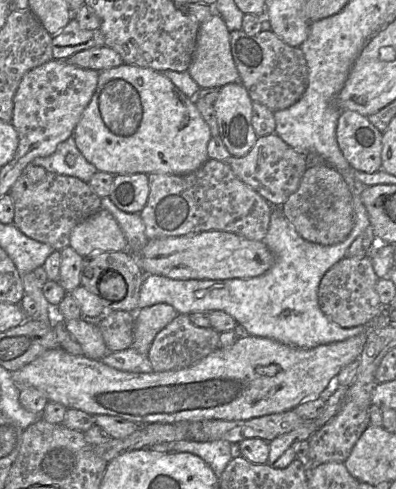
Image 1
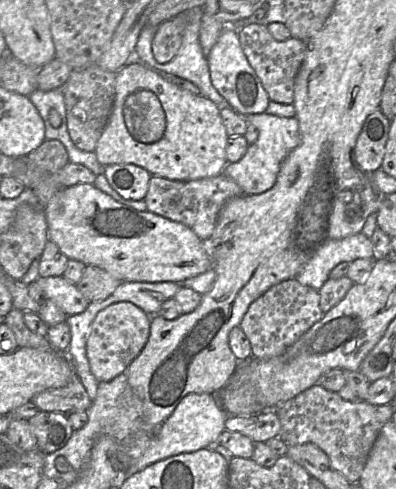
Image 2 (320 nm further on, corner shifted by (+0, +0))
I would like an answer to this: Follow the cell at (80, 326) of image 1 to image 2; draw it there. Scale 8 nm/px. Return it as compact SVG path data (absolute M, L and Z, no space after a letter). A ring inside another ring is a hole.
M130 302L113 303L96 315L86 342L86 356L99 383L109 382L127 371L148 341L150 323L151 316Z

